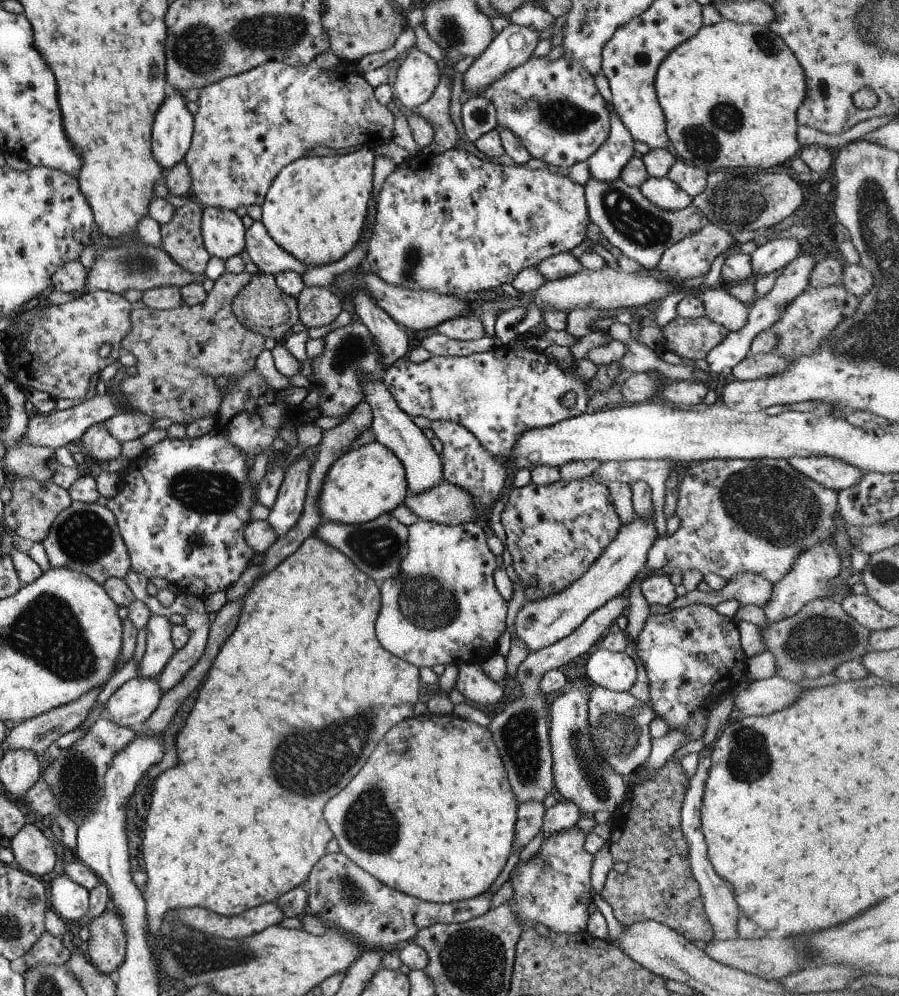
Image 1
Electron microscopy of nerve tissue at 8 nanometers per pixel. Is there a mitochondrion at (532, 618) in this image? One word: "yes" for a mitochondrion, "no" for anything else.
yes

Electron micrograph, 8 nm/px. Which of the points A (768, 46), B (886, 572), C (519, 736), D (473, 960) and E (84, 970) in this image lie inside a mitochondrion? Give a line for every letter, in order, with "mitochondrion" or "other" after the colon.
A: mitochondrion
B: mitochondrion
C: mitochondrion
D: mitochondrion
E: other

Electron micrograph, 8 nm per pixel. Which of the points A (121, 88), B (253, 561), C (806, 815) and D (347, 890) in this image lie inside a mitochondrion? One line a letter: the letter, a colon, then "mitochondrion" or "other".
A: other
B: other
C: other
D: mitochondrion

